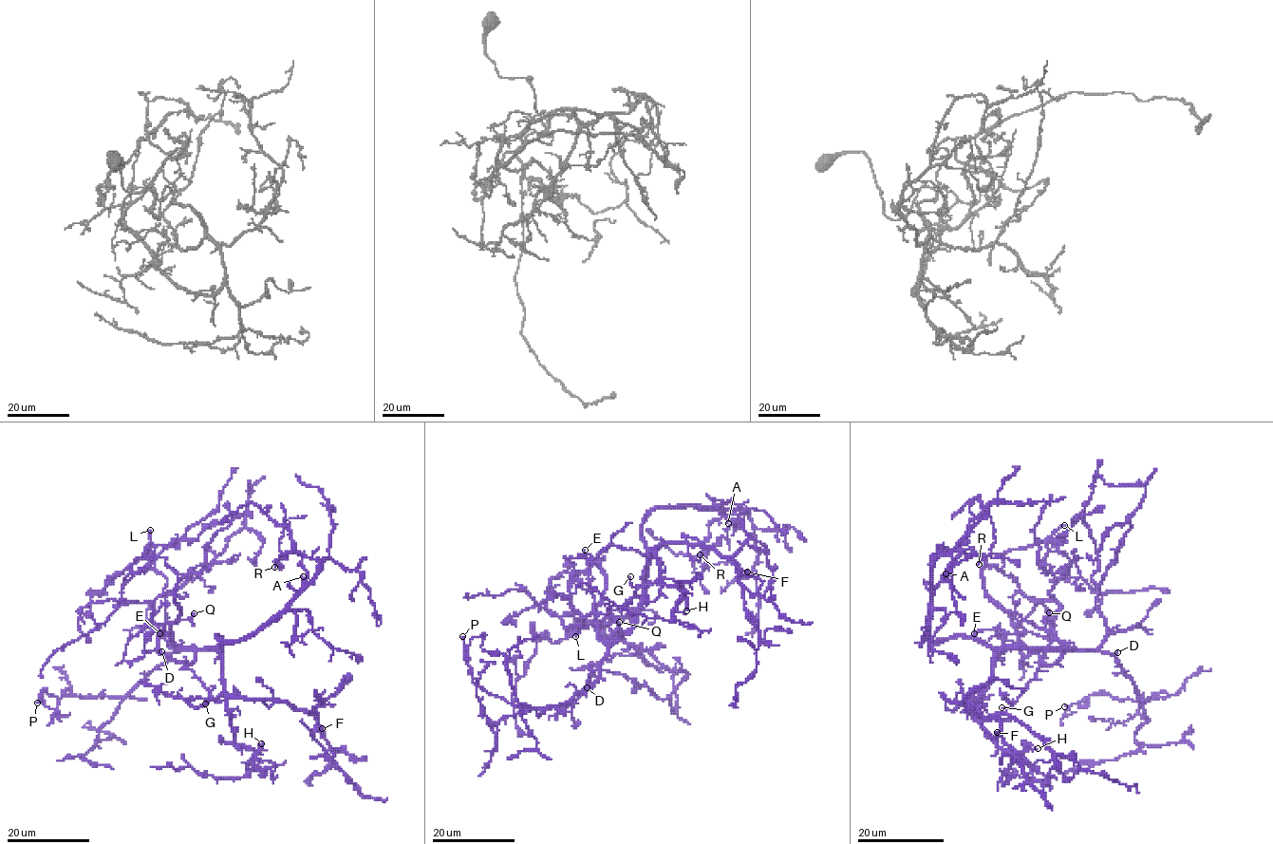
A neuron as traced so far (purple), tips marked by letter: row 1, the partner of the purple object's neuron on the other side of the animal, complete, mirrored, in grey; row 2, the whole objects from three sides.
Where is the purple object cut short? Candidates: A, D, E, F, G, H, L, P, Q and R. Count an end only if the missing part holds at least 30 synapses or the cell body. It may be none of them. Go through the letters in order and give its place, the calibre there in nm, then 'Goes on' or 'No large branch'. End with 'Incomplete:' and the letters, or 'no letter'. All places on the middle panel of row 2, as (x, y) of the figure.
A: Place: (728, 523). Thickness 60 nm. No large branch
D: Place: (587, 687). Thickness 80 nm. No large branch
E: Place: (585, 550). Thickness 200 nm. Goes on
F: Place: (747, 572). Thickness 170 nm. No large branch
G: Place: (630, 576). Thickness 110 nm. No large branch
H: Place: (686, 610). Thickness 170 nm. No large branch
L: Place: (575, 636). Thickness 220 nm. Goes on
P: Place: (462, 636). Thickness 190 nm. No large branch
Q: Place: (619, 622). Thickness 110 nm. No large branch
R: Place: (700, 554). Thickness 130 nm. No large branch
Incomplete: E, L

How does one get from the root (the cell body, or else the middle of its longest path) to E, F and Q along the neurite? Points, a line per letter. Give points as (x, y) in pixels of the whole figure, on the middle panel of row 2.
E: (619, 639), (605, 641), (598, 633), (585, 550)
F: (619, 639), (632, 626), (647, 558), (661, 547), (711, 545), (734, 560), (741, 575), (747, 572)
Q: (619, 639), (620, 628), (608, 614), (589, 614), (584, 620), (585, 626), (610, 616), (619, 622)

